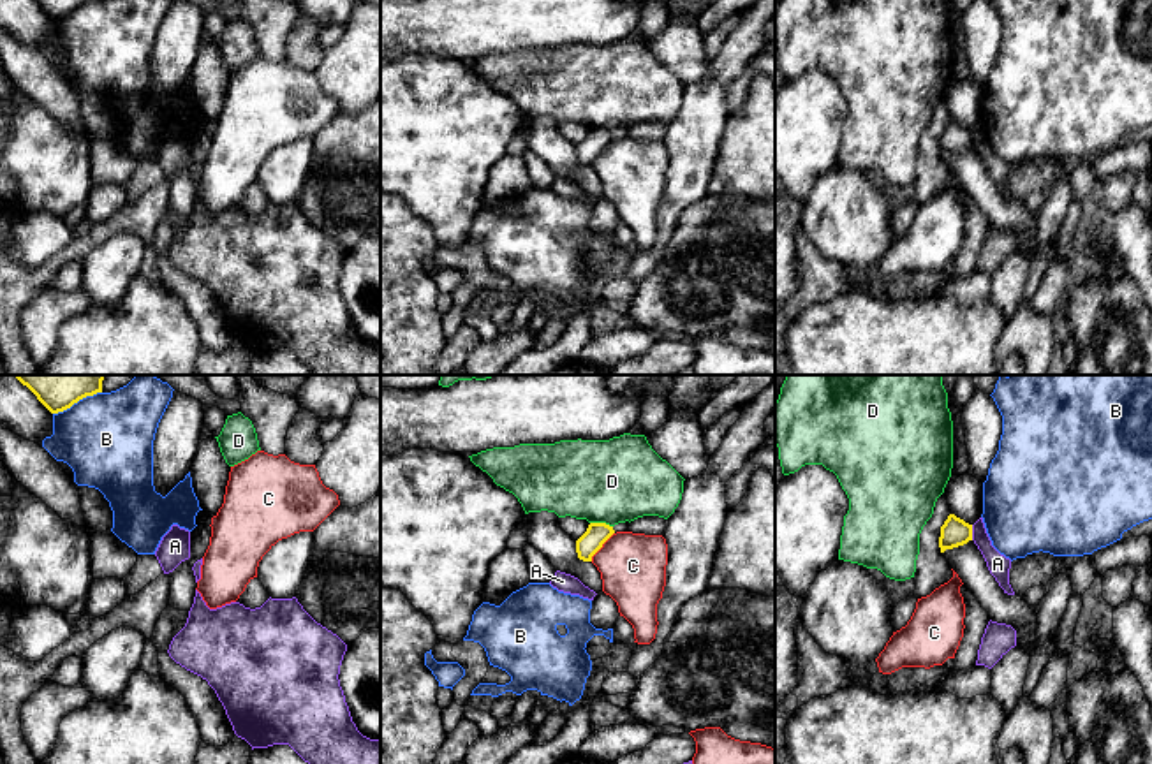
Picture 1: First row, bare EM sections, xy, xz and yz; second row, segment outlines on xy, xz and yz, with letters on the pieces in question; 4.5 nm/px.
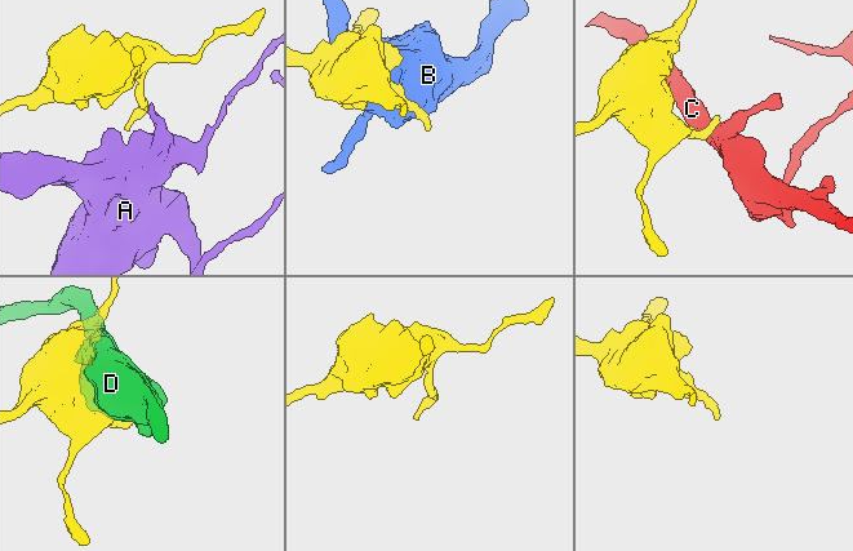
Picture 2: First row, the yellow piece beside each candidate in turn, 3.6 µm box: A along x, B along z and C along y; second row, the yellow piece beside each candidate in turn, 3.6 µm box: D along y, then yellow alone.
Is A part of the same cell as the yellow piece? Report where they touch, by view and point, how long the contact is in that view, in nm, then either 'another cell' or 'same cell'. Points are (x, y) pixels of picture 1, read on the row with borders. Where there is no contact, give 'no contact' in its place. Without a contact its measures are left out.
yz (971, 532) | 70 nm | another cell

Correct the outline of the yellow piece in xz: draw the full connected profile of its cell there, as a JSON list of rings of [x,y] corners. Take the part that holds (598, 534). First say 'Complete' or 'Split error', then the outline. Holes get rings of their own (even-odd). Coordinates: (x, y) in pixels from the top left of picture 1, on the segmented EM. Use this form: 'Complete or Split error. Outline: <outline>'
Complete. Outline: [[[590,523],[587,532],[576,540],[578,558],[583,562],[592,562],[592,556],[613,533],[613,526],[606,523]]]

